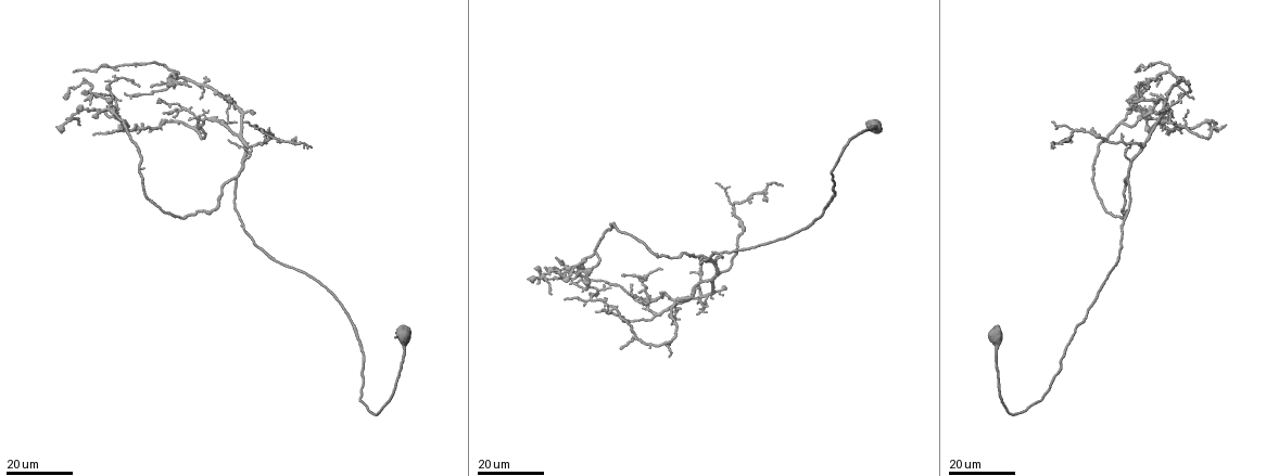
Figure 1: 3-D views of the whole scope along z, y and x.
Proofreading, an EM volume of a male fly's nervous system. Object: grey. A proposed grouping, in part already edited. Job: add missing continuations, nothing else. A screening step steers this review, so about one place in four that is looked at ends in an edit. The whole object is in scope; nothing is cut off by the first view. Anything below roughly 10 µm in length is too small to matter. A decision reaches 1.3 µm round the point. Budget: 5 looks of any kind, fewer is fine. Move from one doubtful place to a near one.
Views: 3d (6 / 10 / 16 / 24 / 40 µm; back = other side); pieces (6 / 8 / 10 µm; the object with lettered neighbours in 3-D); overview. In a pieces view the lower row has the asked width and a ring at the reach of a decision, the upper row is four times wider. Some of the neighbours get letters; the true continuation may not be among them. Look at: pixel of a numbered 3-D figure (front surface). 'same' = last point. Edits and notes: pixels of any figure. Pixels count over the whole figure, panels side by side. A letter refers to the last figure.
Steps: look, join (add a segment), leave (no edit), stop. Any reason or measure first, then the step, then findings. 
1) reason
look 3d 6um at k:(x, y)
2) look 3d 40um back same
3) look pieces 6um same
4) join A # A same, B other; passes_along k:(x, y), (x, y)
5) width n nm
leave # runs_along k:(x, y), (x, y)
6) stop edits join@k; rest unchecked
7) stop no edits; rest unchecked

tapers out
look 3d 24um at 1:(1182, 97)

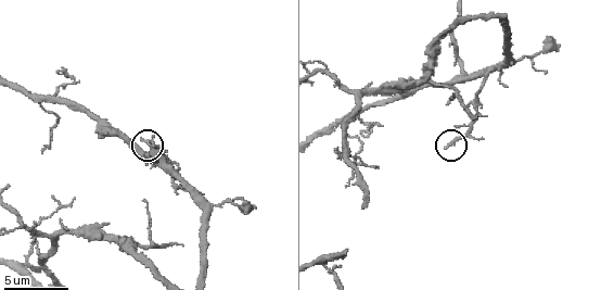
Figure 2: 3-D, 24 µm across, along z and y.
see the neighbours
look pieces 10um at 2:(141, 140)

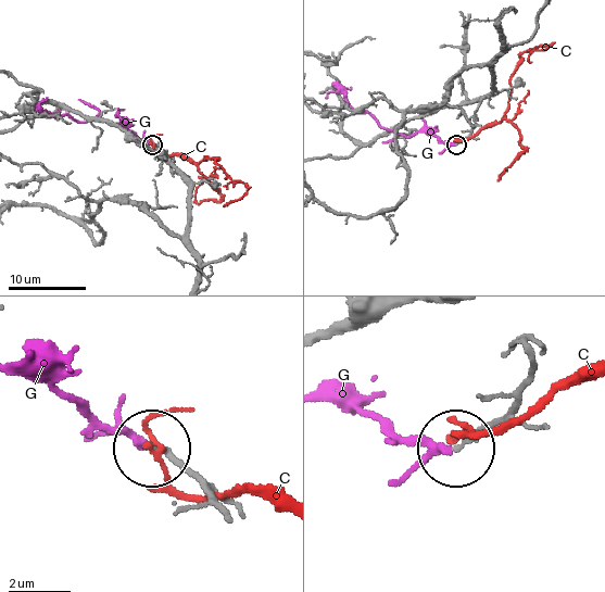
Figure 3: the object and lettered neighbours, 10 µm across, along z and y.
leave # C other, G other; runs_along 3:(534, 374), (503, 413), (459, 444); no lettered segment goes on from it

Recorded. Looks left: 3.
look 3d 16um at 1:(703, 259)

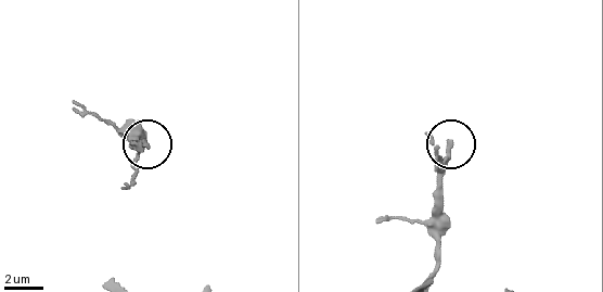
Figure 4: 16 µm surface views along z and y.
look pieces 8um at 4:(448, 141)

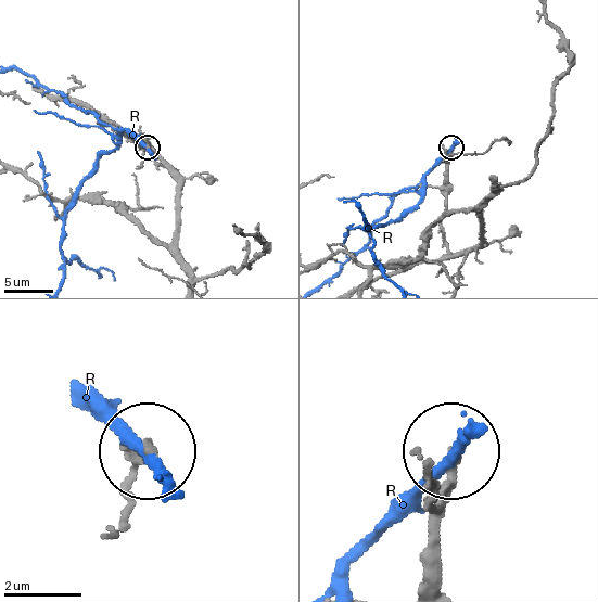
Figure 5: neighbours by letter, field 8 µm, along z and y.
width 260 nm
leave # R other; no lettered segment goes on from it

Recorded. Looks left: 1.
stop no edits; rest unchecked

